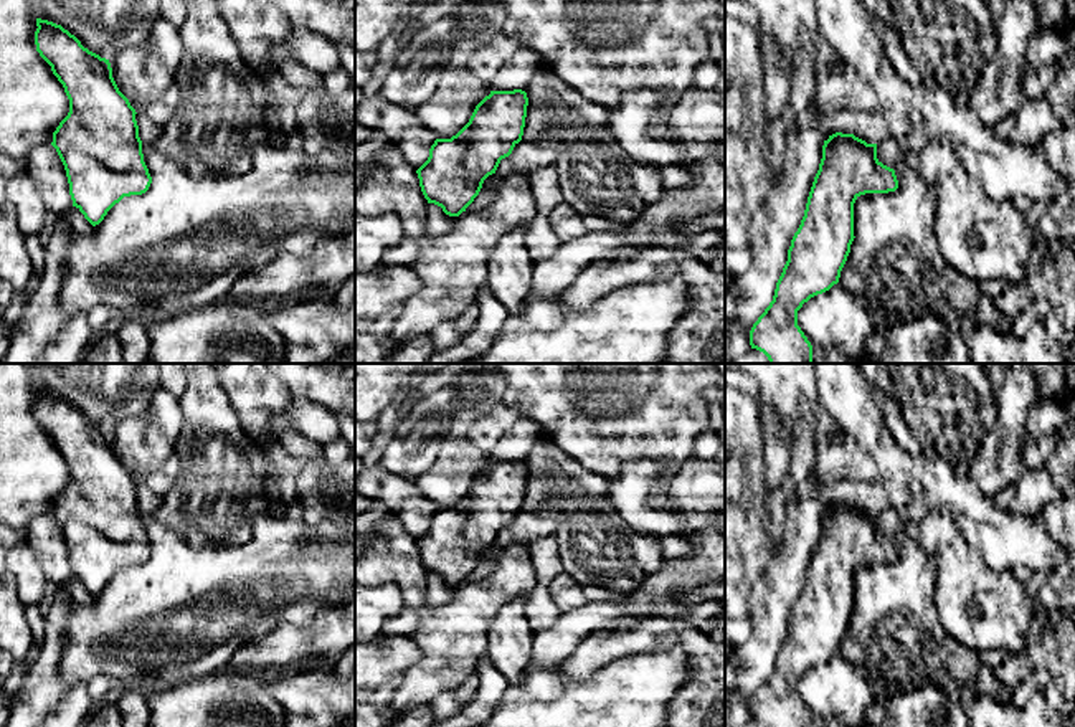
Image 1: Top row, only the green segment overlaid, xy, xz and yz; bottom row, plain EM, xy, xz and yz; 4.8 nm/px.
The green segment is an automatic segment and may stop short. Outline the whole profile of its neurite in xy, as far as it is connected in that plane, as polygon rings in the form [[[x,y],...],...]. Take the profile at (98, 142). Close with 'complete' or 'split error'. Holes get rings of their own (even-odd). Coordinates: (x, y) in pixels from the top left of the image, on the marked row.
[[[36,18],[36,26],[36,51],[51,66],[69,99],[69,112],[53,132],[51,145],[64,165],[73,207],[96,226],[124,197],[142,195],[152,183],[144,162],[137,112],[119,91],[109,59],[84,48],[61,25]]]; complete

